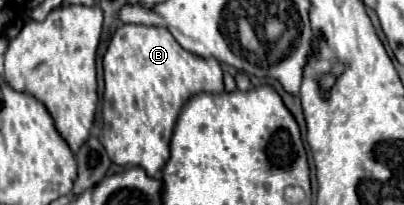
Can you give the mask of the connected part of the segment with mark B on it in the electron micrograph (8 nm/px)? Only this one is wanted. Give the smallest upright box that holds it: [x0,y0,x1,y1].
[99,24,223,176]

